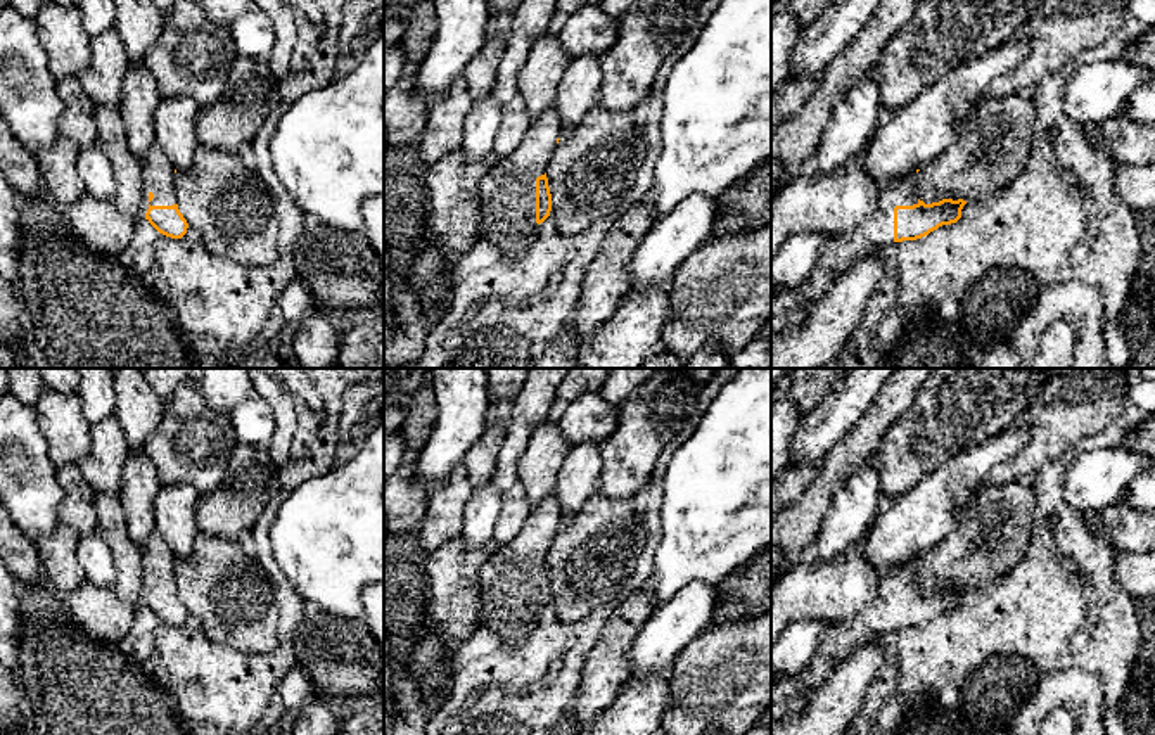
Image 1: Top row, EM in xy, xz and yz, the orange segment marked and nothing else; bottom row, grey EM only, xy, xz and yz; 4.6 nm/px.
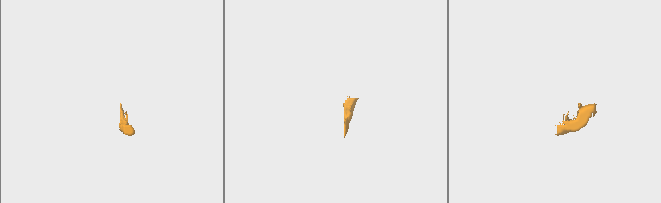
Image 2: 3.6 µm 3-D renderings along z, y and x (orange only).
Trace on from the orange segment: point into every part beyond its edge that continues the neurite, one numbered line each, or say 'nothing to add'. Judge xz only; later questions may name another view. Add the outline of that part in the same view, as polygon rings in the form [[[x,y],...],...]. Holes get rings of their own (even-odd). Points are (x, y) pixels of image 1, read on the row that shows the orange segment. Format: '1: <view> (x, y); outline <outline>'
1: xz (548, 128); outline [[[550,105],[536,119],[536,176],[546,173],[550,159],[562,135],[562,123],[555,105]]]

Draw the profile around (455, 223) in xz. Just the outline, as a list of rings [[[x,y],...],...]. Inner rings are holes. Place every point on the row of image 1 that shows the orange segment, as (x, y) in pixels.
[[[462,147],[429,166],[427,190],[432,209],[427,227],[443,249],[446,263],[475,247],[481,235],[479,183],[498,157],[469,163]]]

